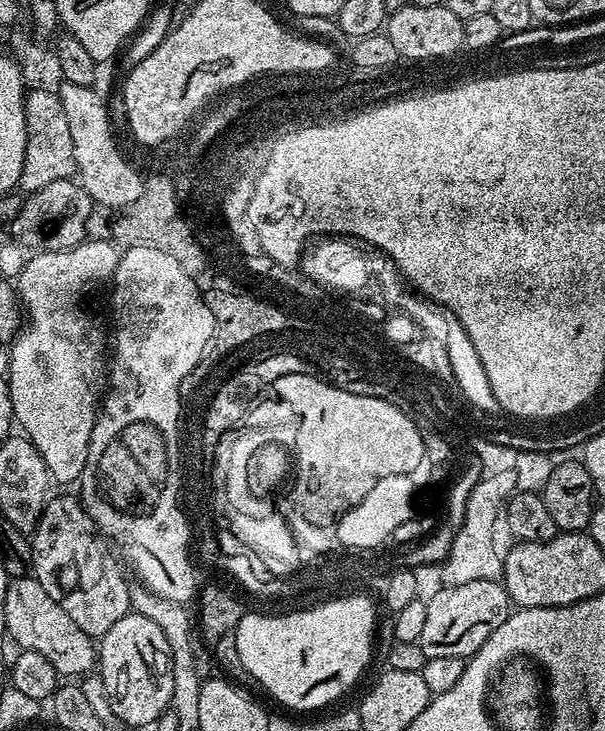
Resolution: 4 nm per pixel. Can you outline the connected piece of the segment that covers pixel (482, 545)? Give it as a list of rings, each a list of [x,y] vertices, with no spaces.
[[[502,471],[500,475],[488,478],[481,475],[480,480],[470,490],[470,498],[466,502],[466,514],[454,542],[450,546],[450,554],[444,563],[439,565],[439,583],[444,586],[463,586],[466,582],[482,582],[483,580],[500,580],[504,575],[504,561],[501,549],[496,549],[496,524],[501,523],[502,509],[514,491],[512,471]]]

